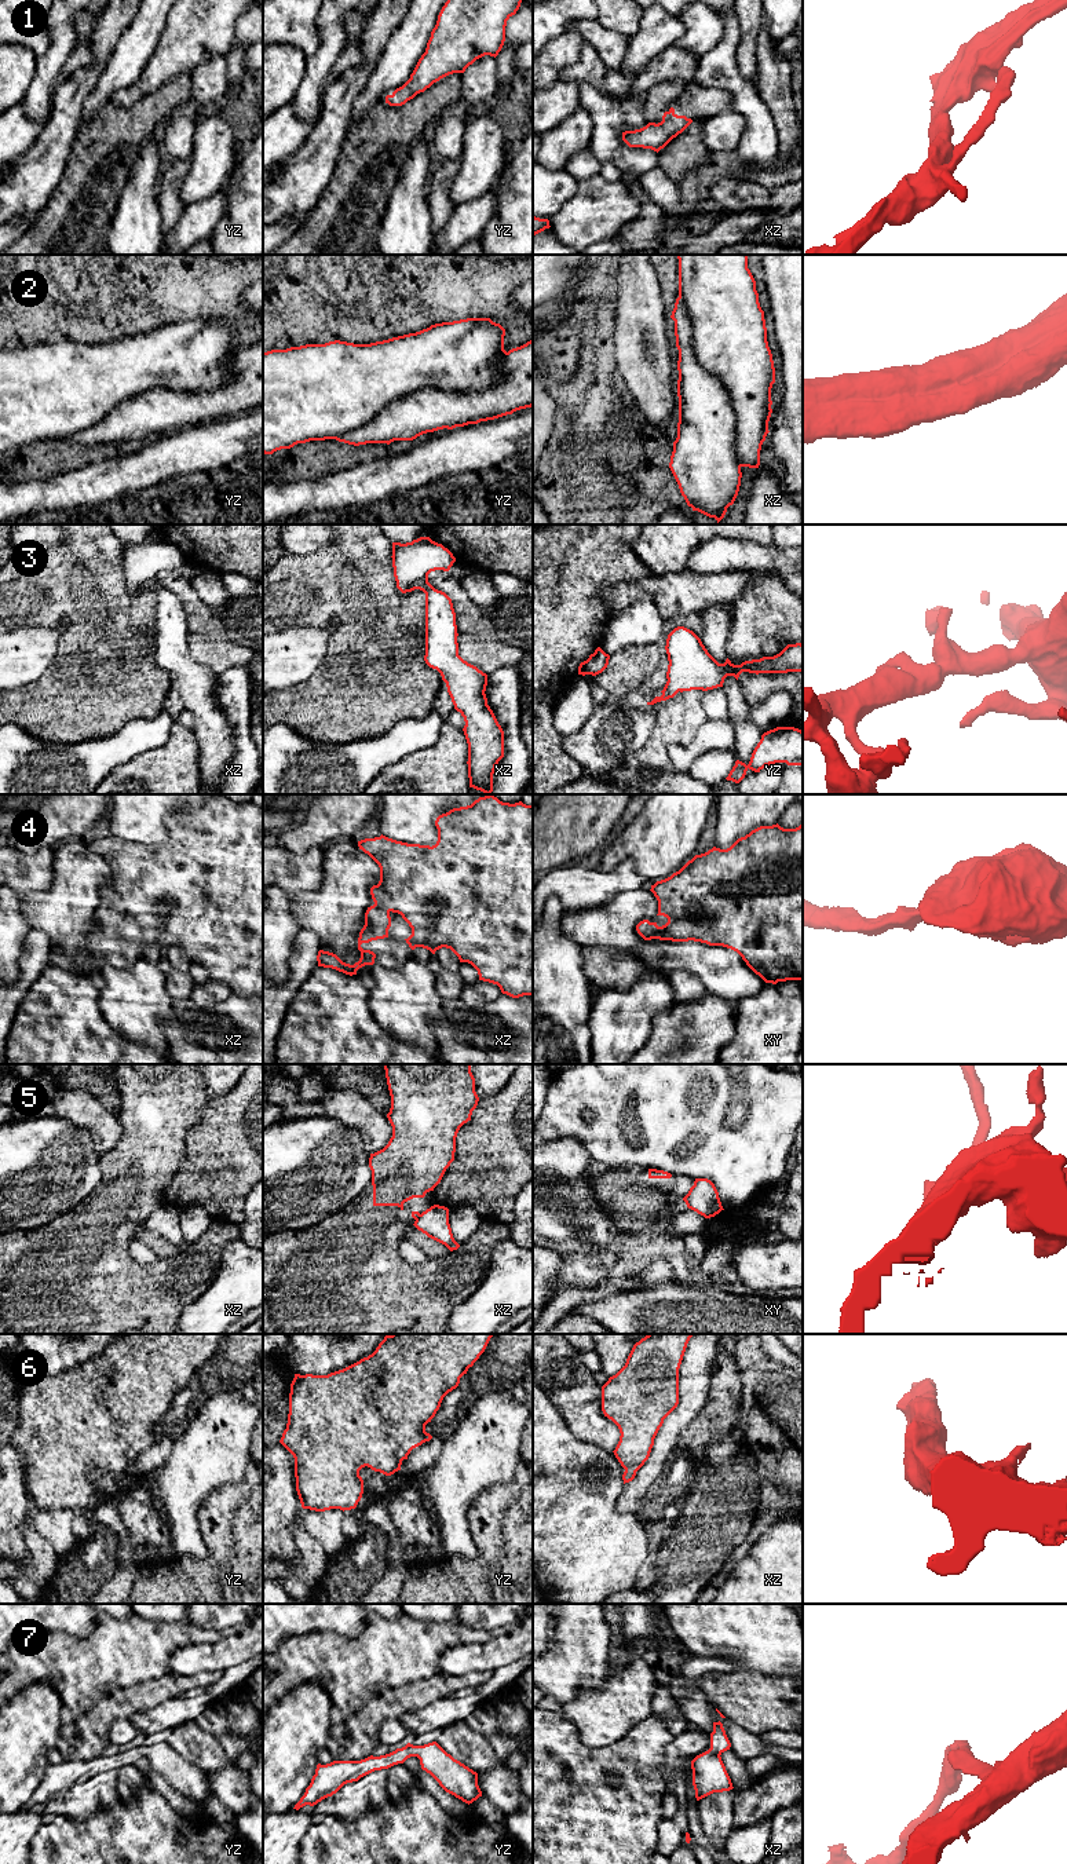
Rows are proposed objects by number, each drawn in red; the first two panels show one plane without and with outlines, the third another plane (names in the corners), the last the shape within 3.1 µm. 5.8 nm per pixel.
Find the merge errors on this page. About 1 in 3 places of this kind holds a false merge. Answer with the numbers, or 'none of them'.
2, 5

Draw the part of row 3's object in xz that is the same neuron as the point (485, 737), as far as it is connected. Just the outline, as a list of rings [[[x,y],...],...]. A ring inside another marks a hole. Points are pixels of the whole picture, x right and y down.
[[[420,537],[412,542],[392,542],[392,567],[397,588],[402,592],[420,589],[425,593],[425,664],[436,669],[446,683],[454,709],[464,717],[463,728],[468,743],[468,778],[469,787],[492,794],[493,774],[498,761],[504,757],[504,731],[493,710],[487,705],[487,675],[468,664],[458,655],[456,613],[452,599],[428,582],[428,574],[435,570],[449,571],[456,558],[442,544],[430,537]]]

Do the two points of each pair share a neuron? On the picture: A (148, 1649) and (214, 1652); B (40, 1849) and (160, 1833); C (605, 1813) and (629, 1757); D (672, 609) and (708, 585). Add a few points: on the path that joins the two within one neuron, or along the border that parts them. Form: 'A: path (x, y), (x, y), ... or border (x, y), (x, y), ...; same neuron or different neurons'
A: border (207, 1643), (178, 1648), (168, 1671); different neurons
B: path (66, 1837), (130, 1837); same neuron
C: path (598, 1795), (598, 1775), (611, 1762); same neuron
D: path (680, 602), (690, 592), (700, 591); same neuron

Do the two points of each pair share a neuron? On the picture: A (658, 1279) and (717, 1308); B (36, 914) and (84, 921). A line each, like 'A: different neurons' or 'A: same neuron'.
A: different neurons
B: same neuron

